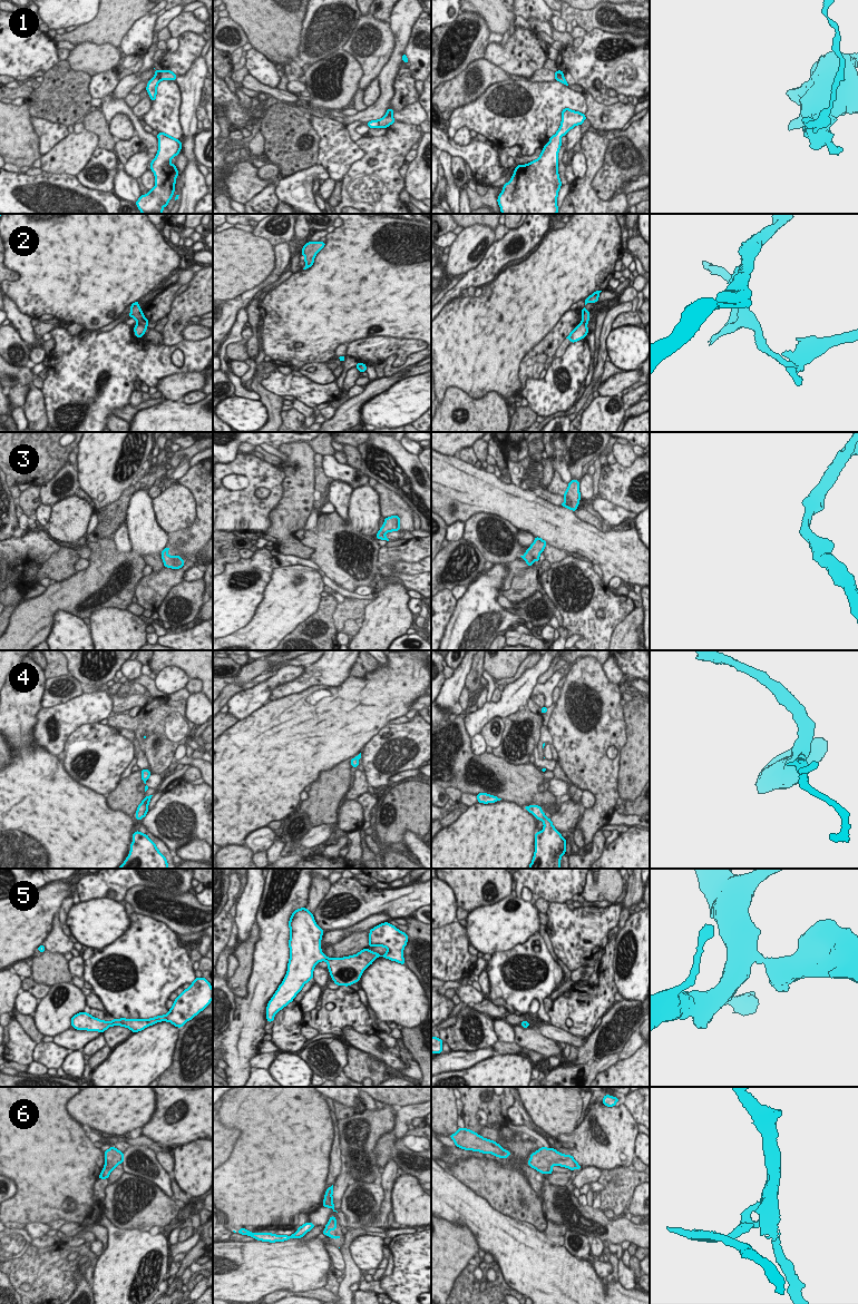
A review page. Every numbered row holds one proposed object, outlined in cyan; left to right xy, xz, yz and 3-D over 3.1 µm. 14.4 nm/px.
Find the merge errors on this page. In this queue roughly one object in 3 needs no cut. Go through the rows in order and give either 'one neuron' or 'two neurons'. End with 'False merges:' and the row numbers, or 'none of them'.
1: two neurons
2: two neurons
3: one neuron
4: one neuron
5: one neuron
6: two neurons
False merges: 1, 2, 6

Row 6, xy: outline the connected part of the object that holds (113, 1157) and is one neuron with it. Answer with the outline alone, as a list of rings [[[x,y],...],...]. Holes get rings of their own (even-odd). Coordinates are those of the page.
[[[114,1146],[105,1151],[105,1167],[116,1168],[118,1164],[123,1164],[124,1153],[116,1149]]]

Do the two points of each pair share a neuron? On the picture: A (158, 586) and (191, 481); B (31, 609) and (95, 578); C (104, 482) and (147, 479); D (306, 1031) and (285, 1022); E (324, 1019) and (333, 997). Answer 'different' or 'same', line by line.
A: same
B: same
C: different
D: different
E: same

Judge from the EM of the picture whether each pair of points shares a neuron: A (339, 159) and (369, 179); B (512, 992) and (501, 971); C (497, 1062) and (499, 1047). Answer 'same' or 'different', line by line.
A: different
B: same
C: different

